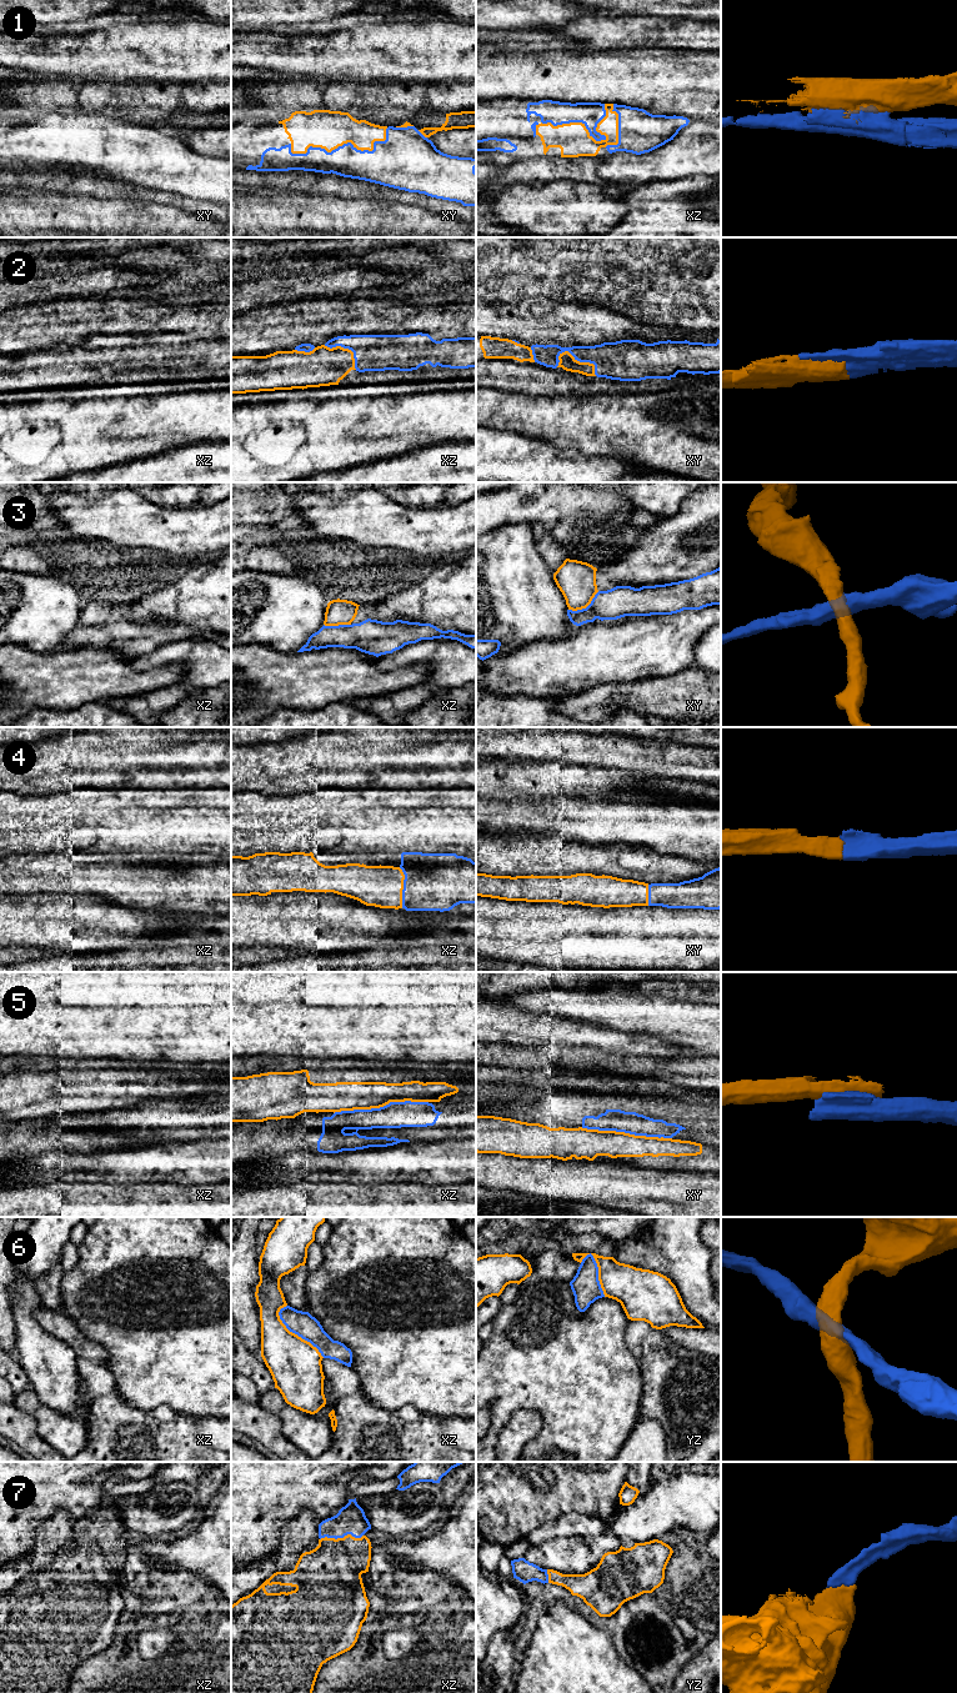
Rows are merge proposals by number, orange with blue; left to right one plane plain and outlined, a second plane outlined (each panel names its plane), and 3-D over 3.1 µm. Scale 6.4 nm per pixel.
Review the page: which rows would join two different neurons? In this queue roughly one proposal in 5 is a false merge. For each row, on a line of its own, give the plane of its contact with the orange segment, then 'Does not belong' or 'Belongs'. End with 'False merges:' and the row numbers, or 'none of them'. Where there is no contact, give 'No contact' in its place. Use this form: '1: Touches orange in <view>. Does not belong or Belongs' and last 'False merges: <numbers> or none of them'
1: Touches orange in xy. Does not belong
2: Touches orange in xy. Belongs
3: Touches orange in xy. Does not belong
4: Touches orange in xz. Belongs
5: Touches orange in xz. Does not belong
6: Touches orange in xz. Does not belong
7: Touches orange in xz. Belongs
False merges: 1, 3, 5, 6

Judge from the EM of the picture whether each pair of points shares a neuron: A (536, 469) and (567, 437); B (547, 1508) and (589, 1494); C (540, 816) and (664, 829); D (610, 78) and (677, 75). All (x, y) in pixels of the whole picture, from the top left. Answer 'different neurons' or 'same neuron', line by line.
A: different neurons
B: same neuron
C: same neuron
D: same neuron

